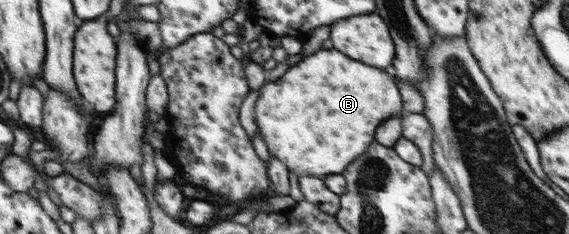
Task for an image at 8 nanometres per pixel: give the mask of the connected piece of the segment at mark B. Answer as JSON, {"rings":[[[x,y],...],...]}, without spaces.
{"rings":[[[322,49],[322,51],[318,51],[318,53],[310,55],[310,57],[304,57],[298,65],[290,67],[276,83],[274,83],[274,81],[266,81],[259,91],[260,96],[254,105],[254,120],[256,120],[258,132],[264,139],[266,145],[268,145],[268,151],[270,151],[274,157],[280,157],[280,161],[284,161],[290,171],[296,171],[298,177],[302,177],[302,175],[312,175],[312,177],[324,179],[324,177],[330,175],[330,173],[341,174],[347,168],[346,165],[352,163],[354,157],[362,155],[362,153],[368,149],[368,145],[374,141],[374,131],[376,131],[376,127],[378,127],[382,121],[386,121],[386,119],[398,117],[404,110],[401,89],[398,88],[398,83],[394,80],[394,76],[384,69],[370,67],[370,65],[364,65],[364,63],[360,63],[360,61],[354,61],[354,59],[342,55],[342,53],[336,51],[336,49]]]}

